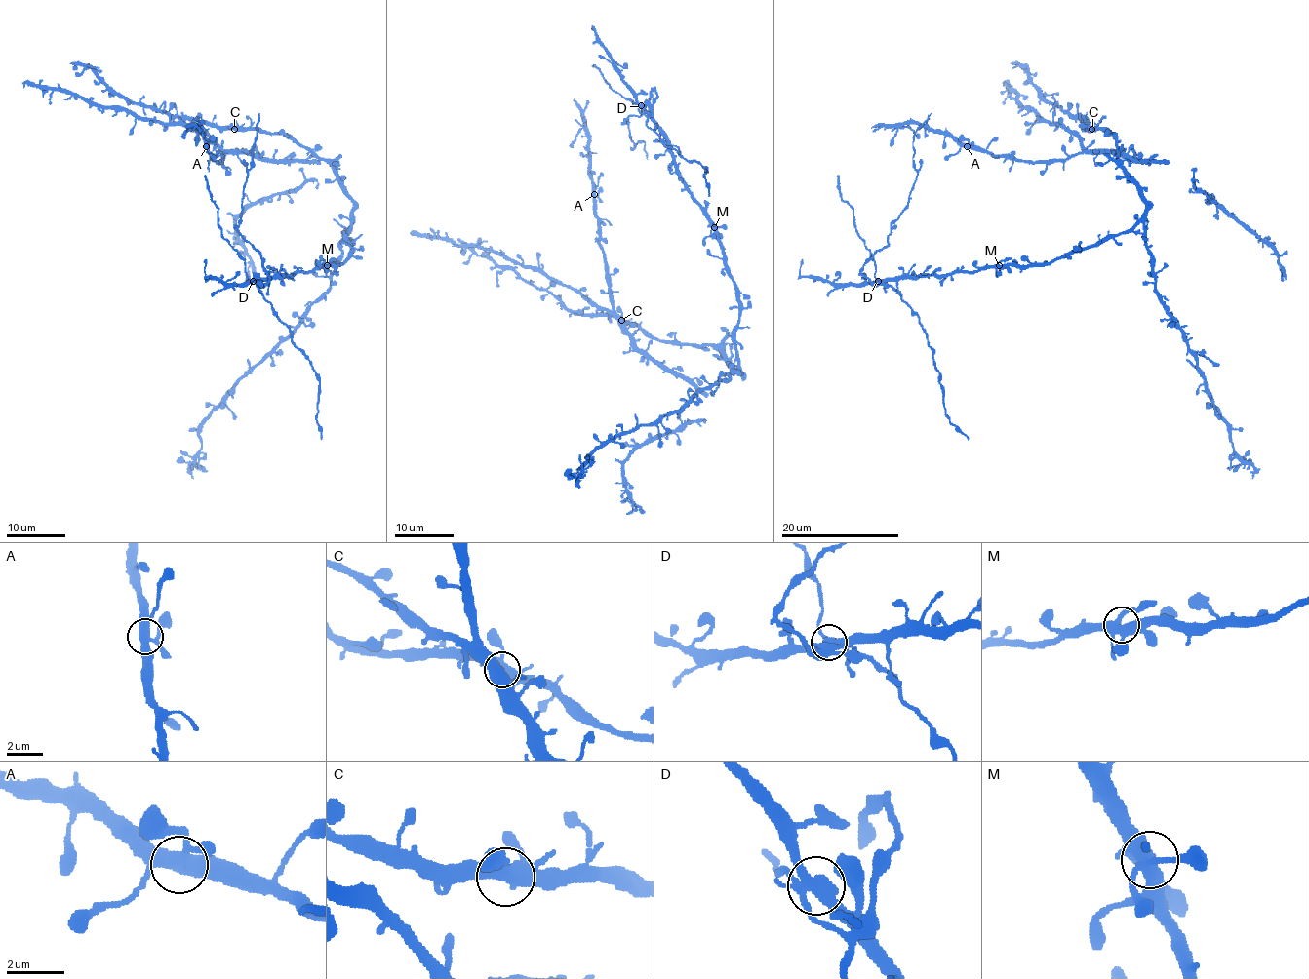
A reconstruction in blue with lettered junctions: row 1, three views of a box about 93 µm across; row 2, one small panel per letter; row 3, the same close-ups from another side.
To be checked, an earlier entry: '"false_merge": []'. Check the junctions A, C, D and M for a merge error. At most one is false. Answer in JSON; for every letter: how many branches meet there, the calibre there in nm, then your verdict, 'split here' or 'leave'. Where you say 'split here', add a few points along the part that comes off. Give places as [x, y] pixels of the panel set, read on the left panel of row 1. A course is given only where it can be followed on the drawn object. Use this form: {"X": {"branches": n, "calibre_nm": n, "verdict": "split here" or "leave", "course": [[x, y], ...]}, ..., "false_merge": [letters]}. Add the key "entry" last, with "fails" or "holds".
{"A": {"branches": 5, "calibre_nm": 440, "verdict": "leave"}, "C": {"branches": 5, "calibre_nm": 440, "verdict": "leave"}, "D": {"branches": 5, "calibre_nm": 440, "verdict": "leave"}, "M": {"branches": 5, "calibre_nm": 440, "verdict": "leave"}, "false_merge": [], "entry": "holds"}

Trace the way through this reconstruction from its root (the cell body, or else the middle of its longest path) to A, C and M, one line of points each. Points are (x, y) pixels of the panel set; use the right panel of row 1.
A: (1117, 149), (1109, 132), (1089, 127), (1056, 103), (1053, 120), (1076, 135), (1080, 152), (1022, 161), (967, 146)
C: (1117, 149), (1117, 140), (1109, 132), (1091, 129)
M: (1117, 149), (1117, 161), (1146, 204), (1146, 213), (1130, 229), (1065, 253), (1044, 264), (999, 265)

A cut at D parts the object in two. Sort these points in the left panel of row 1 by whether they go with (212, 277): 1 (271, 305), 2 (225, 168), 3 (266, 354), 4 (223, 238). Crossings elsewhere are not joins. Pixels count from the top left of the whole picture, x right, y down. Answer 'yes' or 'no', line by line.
1: no
2: yes
3: yes
4: no

